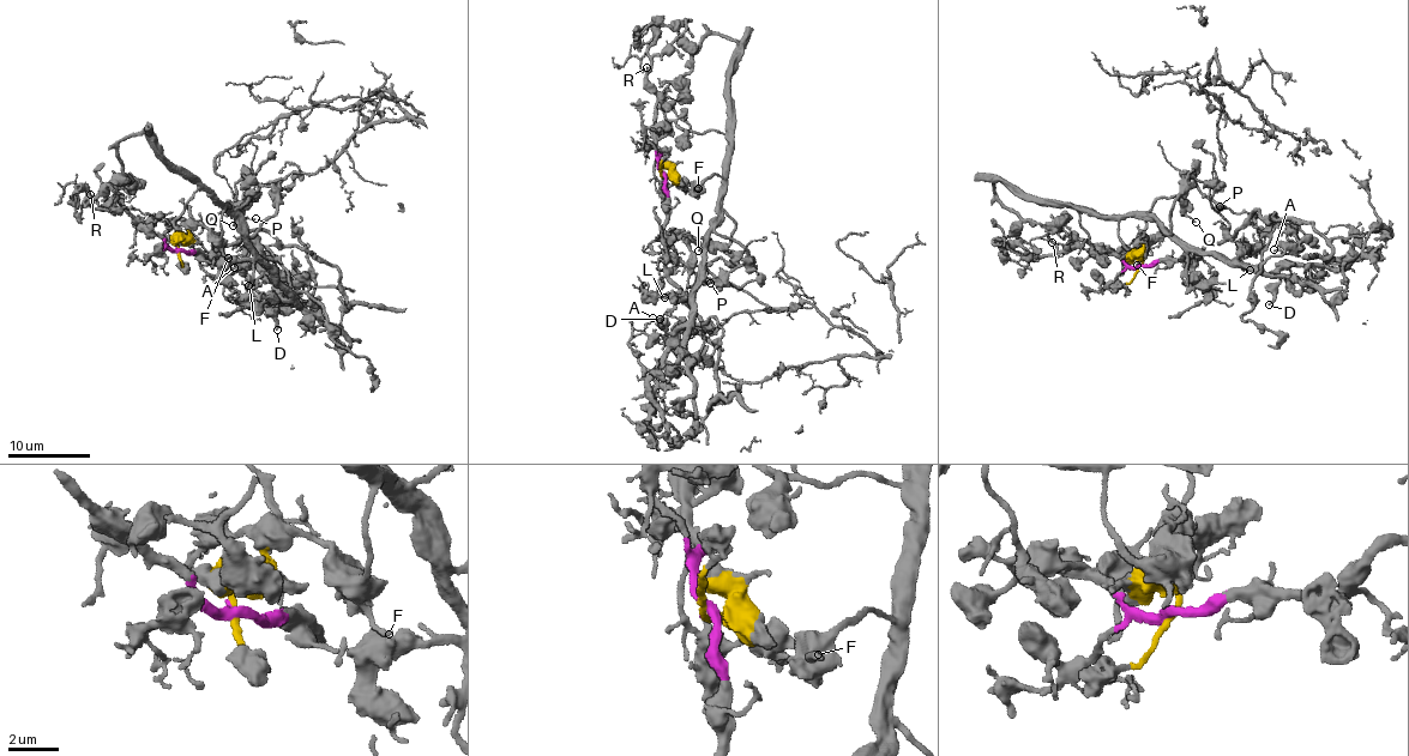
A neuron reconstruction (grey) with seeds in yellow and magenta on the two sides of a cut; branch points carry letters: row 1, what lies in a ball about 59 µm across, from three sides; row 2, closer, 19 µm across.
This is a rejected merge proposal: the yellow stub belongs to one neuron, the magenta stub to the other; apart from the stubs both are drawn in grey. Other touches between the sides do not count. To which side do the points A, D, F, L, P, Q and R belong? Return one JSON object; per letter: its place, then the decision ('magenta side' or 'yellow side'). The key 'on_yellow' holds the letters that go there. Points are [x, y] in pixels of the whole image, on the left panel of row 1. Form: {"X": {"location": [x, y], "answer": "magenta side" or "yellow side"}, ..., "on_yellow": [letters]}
{"A": {"location": [234, 267], "answer": "magenta side"}, "D": {"location": [277, 330], "answer": "yellow side"}, "F": {"location": [228, 258], "answer": "yellow side"}, "L": {"location": [248, 285], "answer": "yellow side"}, "P": {"location": [256, 218], "answer": "magenta side"}, "Q": {"location": [233, 225], "answer": "yellow side"}, "R": {"location": [90, 194], "answer": "magenta side"}, "on_yellow": ["D", "F", "L", "Q"]}

